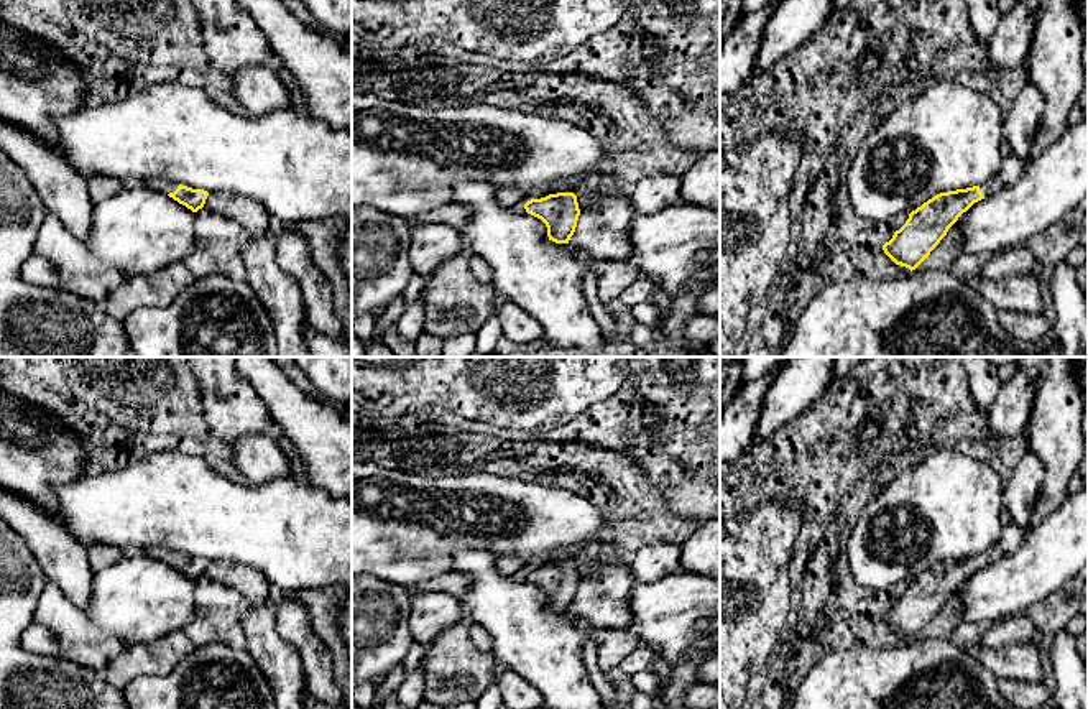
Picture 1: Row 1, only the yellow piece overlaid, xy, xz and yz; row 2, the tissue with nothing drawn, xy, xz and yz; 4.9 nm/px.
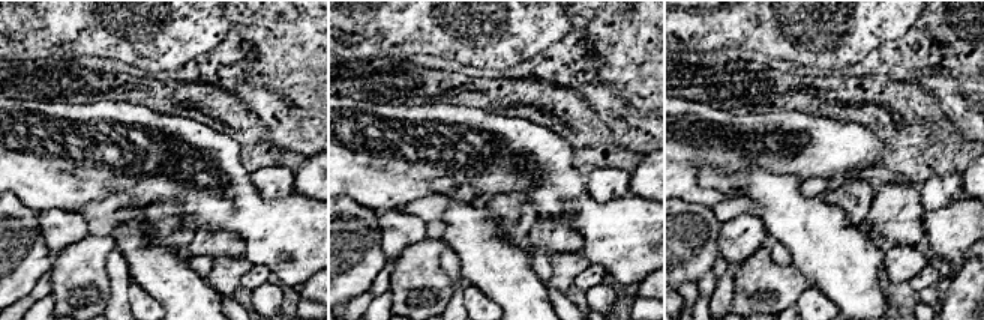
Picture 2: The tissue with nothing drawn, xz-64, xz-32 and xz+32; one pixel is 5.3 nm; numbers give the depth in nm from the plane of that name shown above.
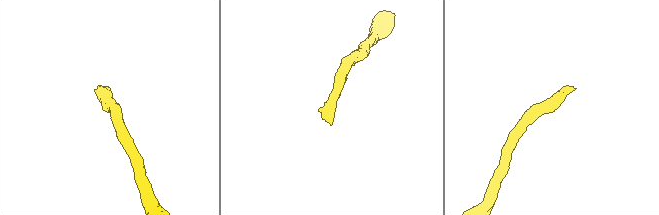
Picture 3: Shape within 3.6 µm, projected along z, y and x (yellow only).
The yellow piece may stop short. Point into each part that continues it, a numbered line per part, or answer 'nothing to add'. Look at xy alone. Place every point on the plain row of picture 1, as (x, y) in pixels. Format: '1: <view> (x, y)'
1: xy (160, 553)

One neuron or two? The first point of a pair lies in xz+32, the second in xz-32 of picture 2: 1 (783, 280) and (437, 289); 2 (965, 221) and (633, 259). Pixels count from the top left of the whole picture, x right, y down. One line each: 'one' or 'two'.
1: one
2: one

